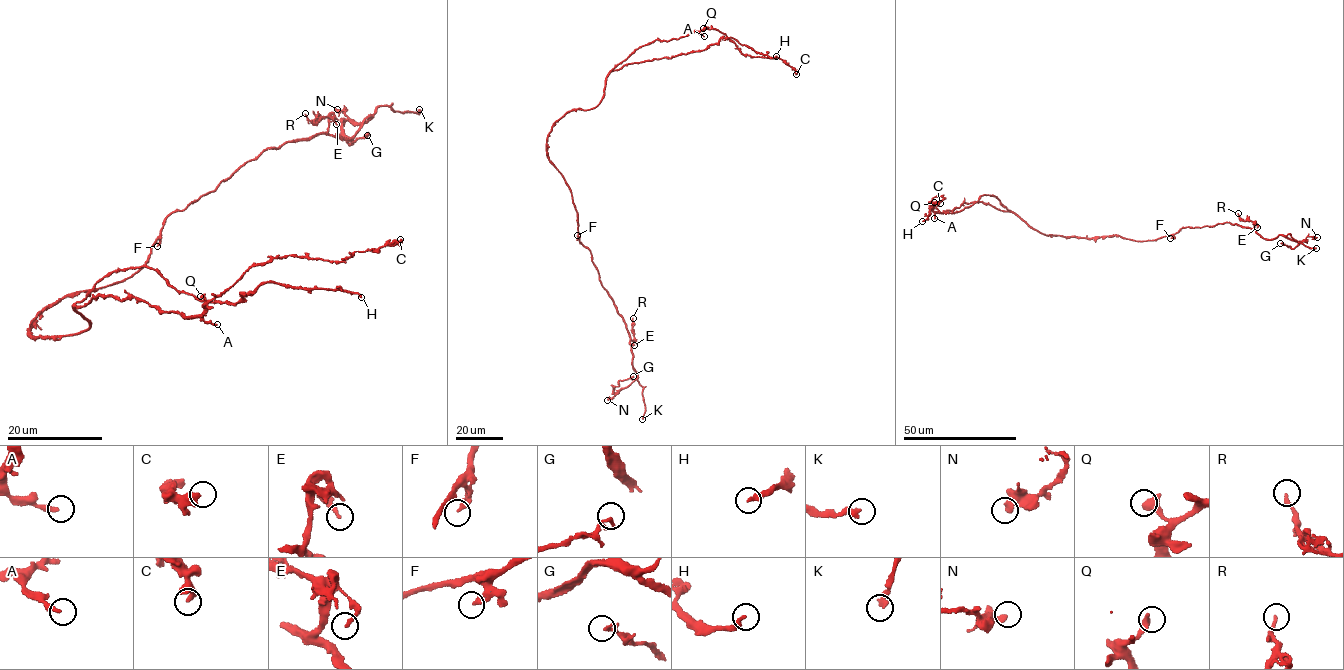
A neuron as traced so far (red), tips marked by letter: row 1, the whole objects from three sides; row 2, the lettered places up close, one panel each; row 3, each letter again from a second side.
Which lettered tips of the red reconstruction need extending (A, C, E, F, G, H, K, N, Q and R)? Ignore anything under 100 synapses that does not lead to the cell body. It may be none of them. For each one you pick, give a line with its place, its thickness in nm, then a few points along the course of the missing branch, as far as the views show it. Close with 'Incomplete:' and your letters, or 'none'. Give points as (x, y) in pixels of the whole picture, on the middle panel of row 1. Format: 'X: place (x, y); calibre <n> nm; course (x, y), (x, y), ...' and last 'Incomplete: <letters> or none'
H: place (776, 56); calibre 280 nm; course (776, 56), (787, 55), (798, 49), (813, 65), (819, 66), (813, 85)
K: place (642, 419); calibre 260 nm; course (642, 419), (635, 429), (636, 443), (612, 441)
Incomplete: H, K

